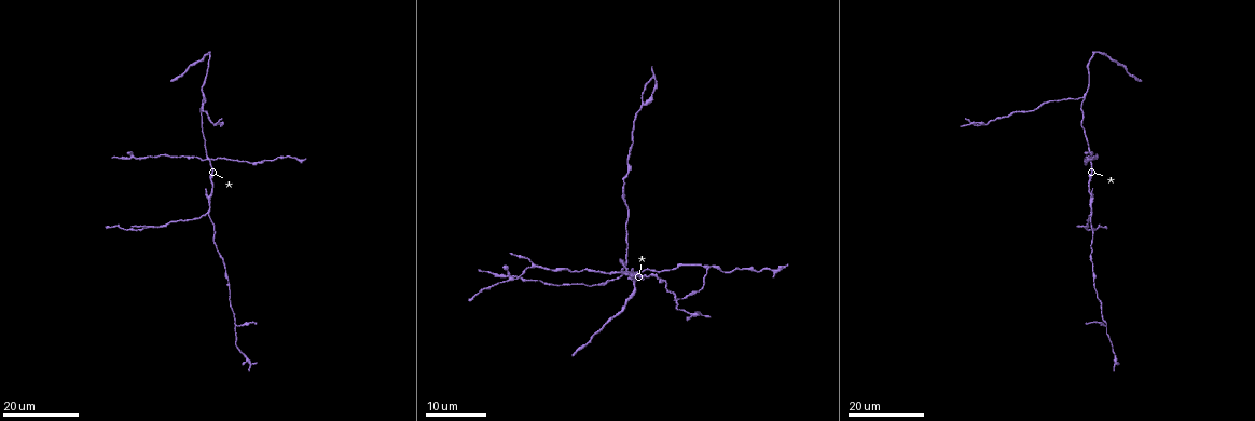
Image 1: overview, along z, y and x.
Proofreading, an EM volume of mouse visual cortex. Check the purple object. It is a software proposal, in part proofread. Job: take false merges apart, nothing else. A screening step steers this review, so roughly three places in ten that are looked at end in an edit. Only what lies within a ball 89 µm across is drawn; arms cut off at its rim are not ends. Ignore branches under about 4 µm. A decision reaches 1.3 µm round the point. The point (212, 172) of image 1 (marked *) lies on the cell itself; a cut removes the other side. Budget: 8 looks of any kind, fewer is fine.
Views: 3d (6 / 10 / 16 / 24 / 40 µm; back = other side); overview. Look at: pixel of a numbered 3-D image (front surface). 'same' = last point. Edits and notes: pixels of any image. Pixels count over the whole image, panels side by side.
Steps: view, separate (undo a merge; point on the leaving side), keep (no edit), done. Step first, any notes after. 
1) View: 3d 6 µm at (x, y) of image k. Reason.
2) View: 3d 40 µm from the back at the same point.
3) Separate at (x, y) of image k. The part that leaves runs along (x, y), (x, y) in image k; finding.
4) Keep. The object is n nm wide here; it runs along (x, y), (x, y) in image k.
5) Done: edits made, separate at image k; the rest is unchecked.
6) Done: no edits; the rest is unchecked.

View: 3d 16 µm at (211, 158) of image 1. Thin arm on a thick one.

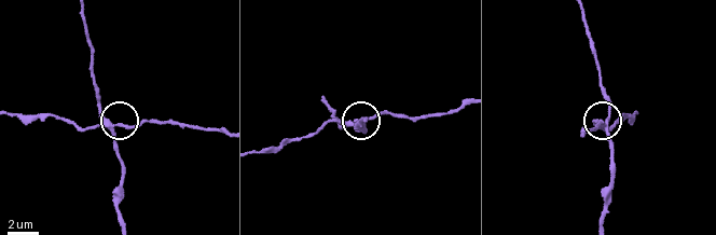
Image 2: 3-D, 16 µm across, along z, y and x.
View: 3d 6 µm at (113, 124) of image 2.

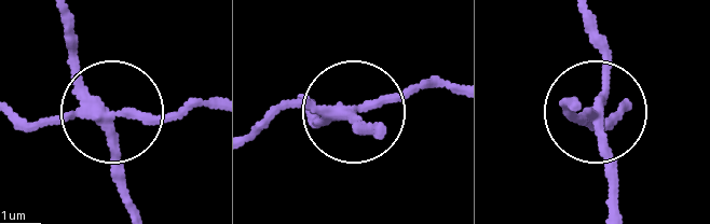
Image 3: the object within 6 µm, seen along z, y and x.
Separate at (159, 118) of image 3. 4 arms meet here; the part that leaves runs along (98, 111), (156, 121), (208, 100) in image 3; a second cell is stuck on.

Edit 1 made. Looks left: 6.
View: 3d 16 µm at (1084, 99) of image 1. Arms part here.

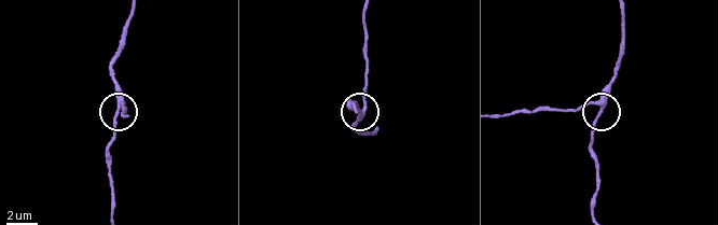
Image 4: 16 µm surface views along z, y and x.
View: 3d 6 µm at (123, 99) of image 4.

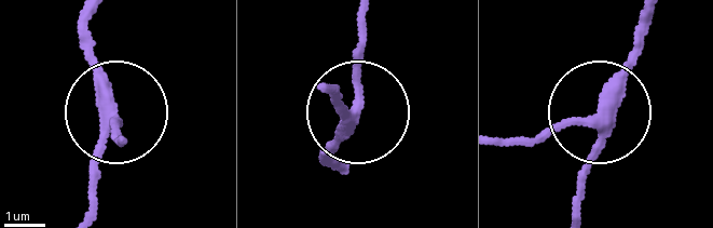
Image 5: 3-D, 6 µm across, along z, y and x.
Keep. 3 arms meet here; it runs along (571, 205), (616, 71), (649, 23) in image 5; all the same cell.

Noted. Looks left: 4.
View: 3d 24 µm at (645, 104) of image 1. A fork.

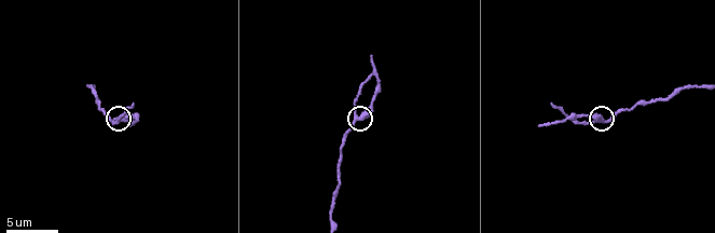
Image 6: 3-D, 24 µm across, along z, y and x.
View: 3d 10 µm at (602, 121) of image 6.

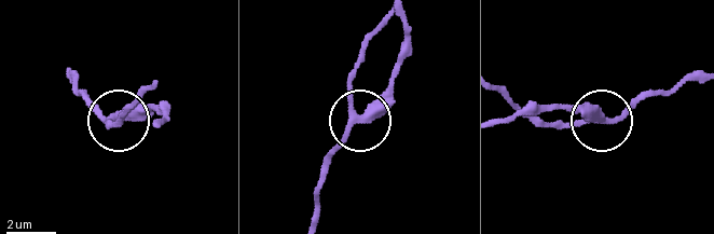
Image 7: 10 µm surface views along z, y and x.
View: 3d 6 µm at (356, 117) of image 7.

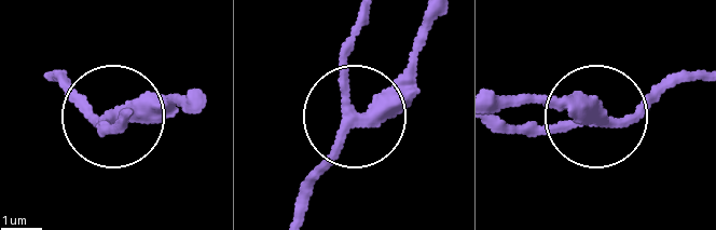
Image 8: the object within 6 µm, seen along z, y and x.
Keep. The side arm is 6 µm long; it runs along (293, 212), (352, 119), (345, 46), (356, 18) in image 8; continuous, no second cell.

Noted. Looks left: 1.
Done: edits made, separate at image 3; the rest is unchecked.

